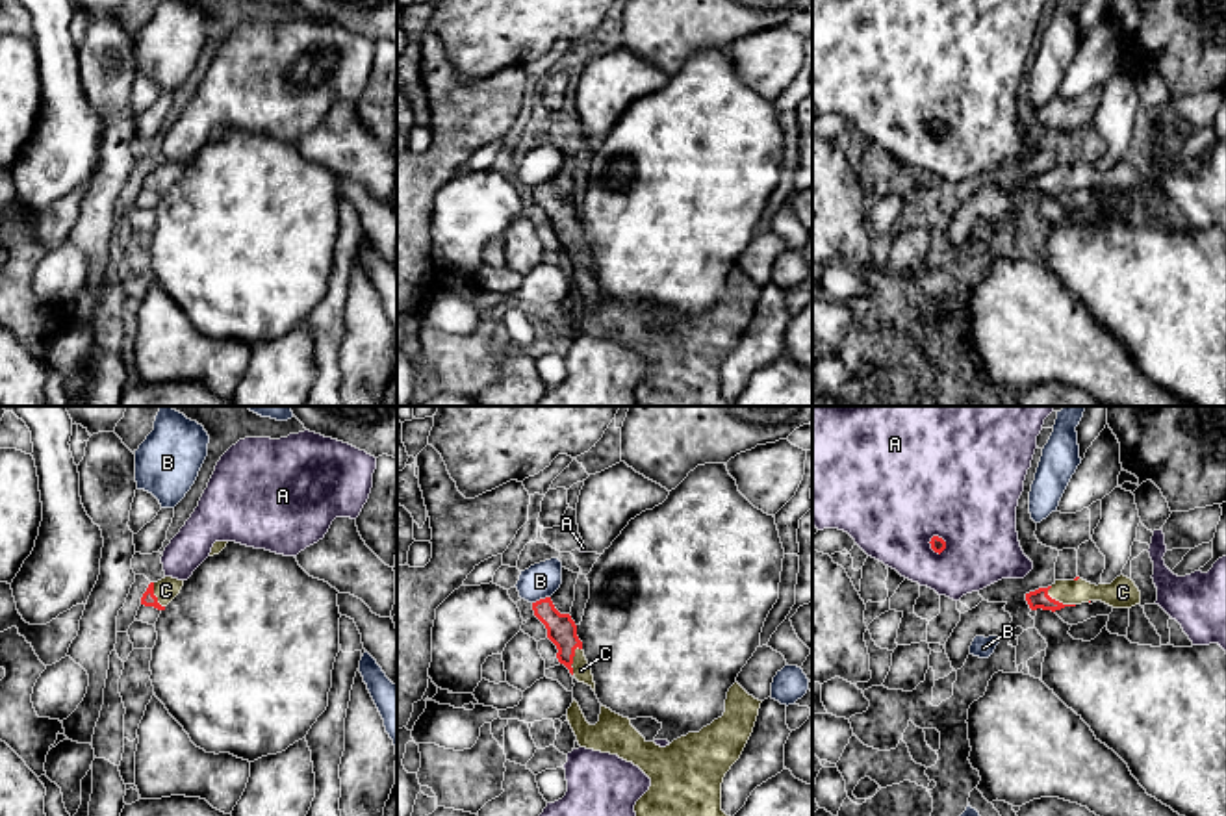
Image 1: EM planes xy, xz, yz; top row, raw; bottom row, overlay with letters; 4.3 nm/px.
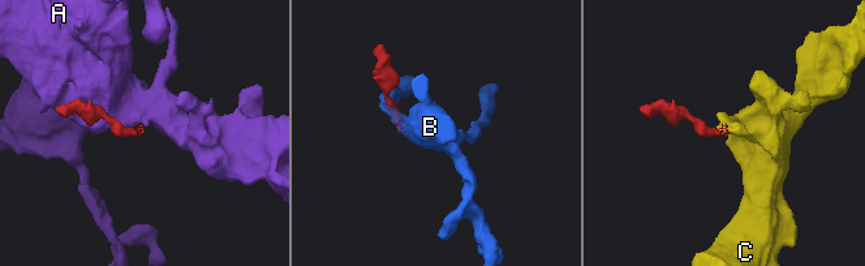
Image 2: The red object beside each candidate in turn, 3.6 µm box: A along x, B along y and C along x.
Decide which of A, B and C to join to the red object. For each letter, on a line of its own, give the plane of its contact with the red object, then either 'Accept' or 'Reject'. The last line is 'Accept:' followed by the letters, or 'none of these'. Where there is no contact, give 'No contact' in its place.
A: Touches red in yz. Reject
B: Touches red in xz. Reject
C: Touches red in yz. Accept
Accept: C

